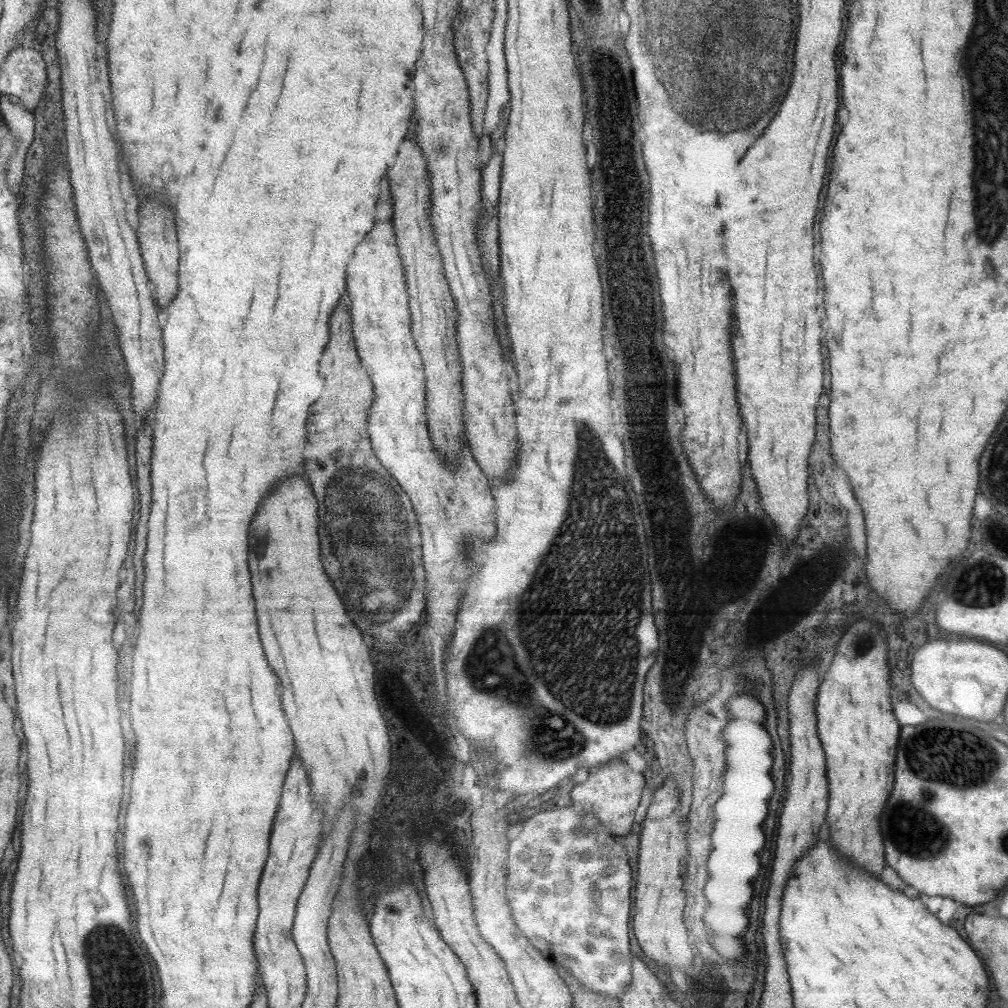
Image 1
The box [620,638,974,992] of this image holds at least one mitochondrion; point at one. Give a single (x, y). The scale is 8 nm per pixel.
(927, 844)

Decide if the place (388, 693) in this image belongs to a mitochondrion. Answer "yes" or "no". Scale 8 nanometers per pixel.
no

